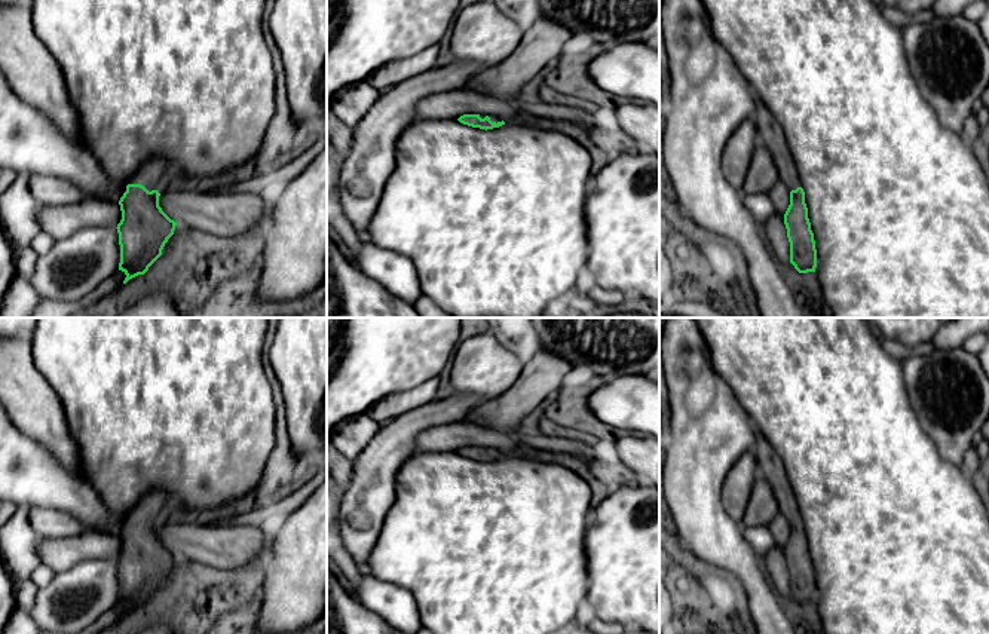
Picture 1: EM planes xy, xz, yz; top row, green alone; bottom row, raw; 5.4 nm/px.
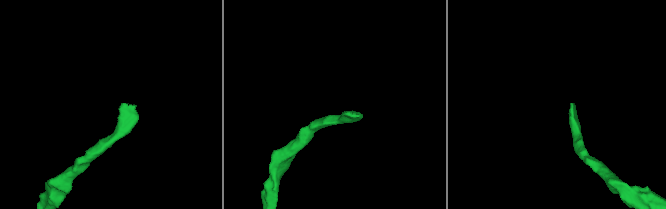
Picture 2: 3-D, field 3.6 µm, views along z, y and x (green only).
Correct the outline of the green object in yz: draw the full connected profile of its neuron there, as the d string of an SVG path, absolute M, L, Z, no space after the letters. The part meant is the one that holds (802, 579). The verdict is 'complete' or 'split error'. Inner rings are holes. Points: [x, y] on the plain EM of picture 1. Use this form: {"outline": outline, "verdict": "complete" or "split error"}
{"outline": "M759 431L756 434L754 453L757 472L765 477L772 487L778 502L778 511L790 524L790 537L784 546L784 557L790 575L790 595L799 606L815 604L817 582L808 551L805 524L800 518L784 465L772 445Z", "verdict": "split error"}

